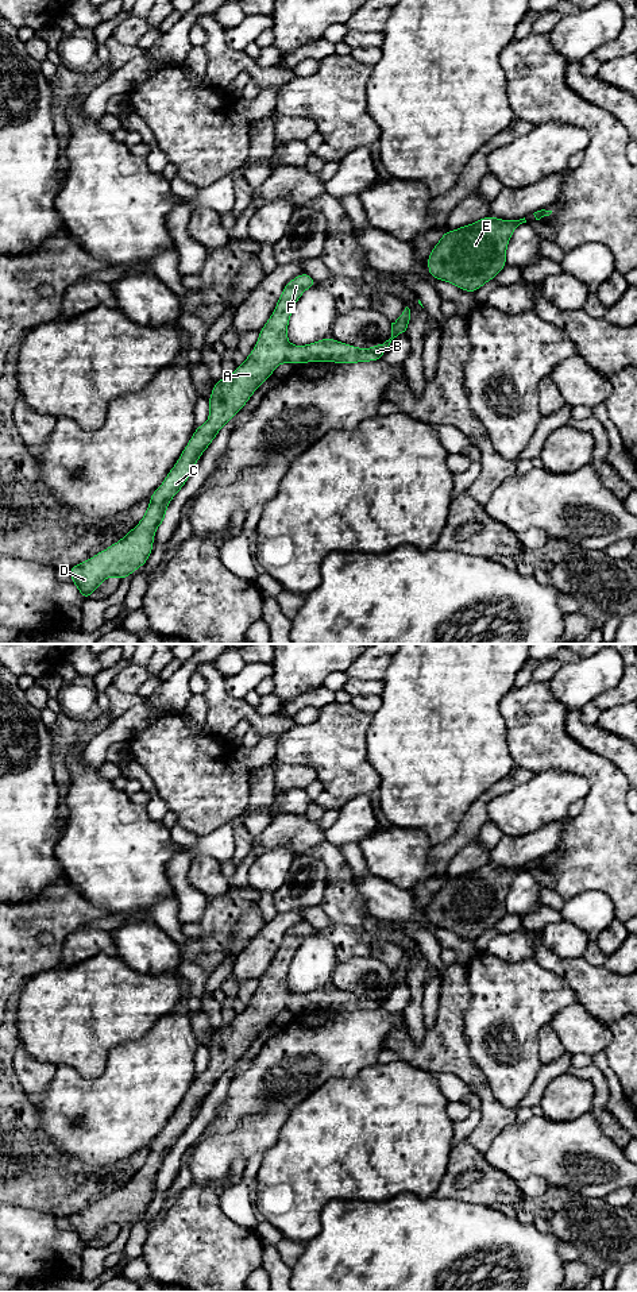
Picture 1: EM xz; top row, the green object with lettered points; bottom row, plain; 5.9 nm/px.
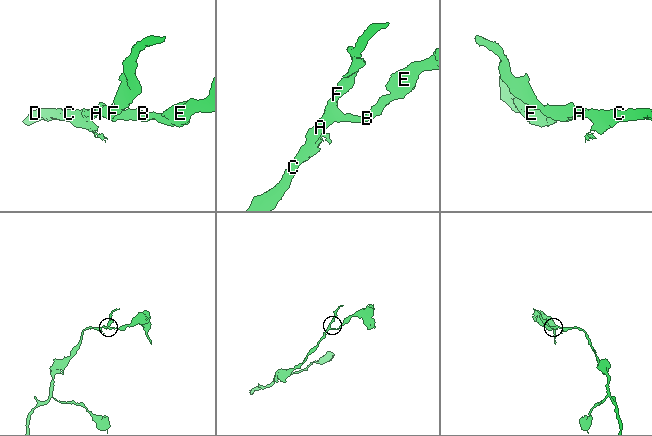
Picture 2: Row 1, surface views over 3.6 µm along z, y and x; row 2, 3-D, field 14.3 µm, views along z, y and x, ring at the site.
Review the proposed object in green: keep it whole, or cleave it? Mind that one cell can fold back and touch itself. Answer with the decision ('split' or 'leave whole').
leave whole

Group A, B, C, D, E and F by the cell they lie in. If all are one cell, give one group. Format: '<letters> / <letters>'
A B C D E F

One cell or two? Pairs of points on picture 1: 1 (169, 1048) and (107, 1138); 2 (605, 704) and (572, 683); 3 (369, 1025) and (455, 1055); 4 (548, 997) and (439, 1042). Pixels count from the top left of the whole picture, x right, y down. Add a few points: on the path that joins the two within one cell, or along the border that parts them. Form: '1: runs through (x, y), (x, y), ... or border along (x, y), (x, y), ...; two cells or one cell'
1: runs through (157, 1071), (119, 1115); one cell
2: border along (621, 679), (593, 700); two cells
3: border along (404, 1024), (388, 1034), (385, 1046); two cells
4: border along (470, 1001), (463, 1014), (463, 1037), (474, 1061); two cells

